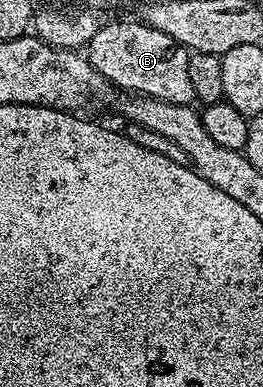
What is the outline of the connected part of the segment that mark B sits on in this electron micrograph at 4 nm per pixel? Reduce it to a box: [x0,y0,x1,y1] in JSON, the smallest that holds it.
[85,20,196,106]

